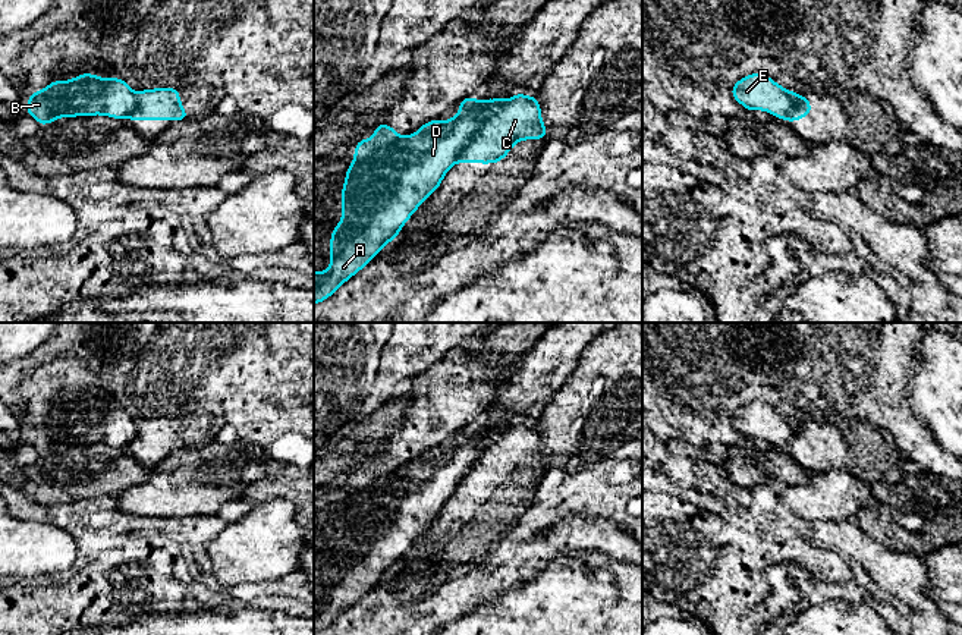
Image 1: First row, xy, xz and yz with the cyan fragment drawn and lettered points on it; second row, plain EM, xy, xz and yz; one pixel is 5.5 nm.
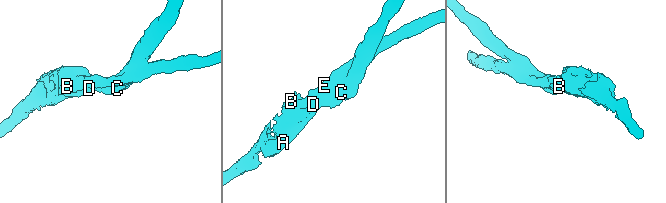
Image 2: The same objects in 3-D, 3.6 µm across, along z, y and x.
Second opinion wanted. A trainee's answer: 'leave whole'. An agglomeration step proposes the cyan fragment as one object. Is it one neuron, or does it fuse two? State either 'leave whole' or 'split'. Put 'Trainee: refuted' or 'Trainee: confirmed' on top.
Trainee: refuted
split

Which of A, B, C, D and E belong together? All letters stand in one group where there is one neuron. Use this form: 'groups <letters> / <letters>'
groups A B D E / C

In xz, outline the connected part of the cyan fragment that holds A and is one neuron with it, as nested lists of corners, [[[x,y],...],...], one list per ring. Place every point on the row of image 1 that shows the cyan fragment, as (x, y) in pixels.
[[[466,97],[459,103],[459,113],[453,119],[440,123],[437,117],[411,136],[399,136],[396,128],[389,128],[383,120],[372,138],[355,144],[355,160],[345,173],[342,188],[342,223],[333,227],[330,238],[330,270],[314,271],[314,305],[330,298],[399,235],[416,208],[440,186],[460,150],[504,101]]]

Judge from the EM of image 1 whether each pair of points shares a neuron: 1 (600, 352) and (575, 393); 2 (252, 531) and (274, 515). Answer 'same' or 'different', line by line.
1: same
2: same

